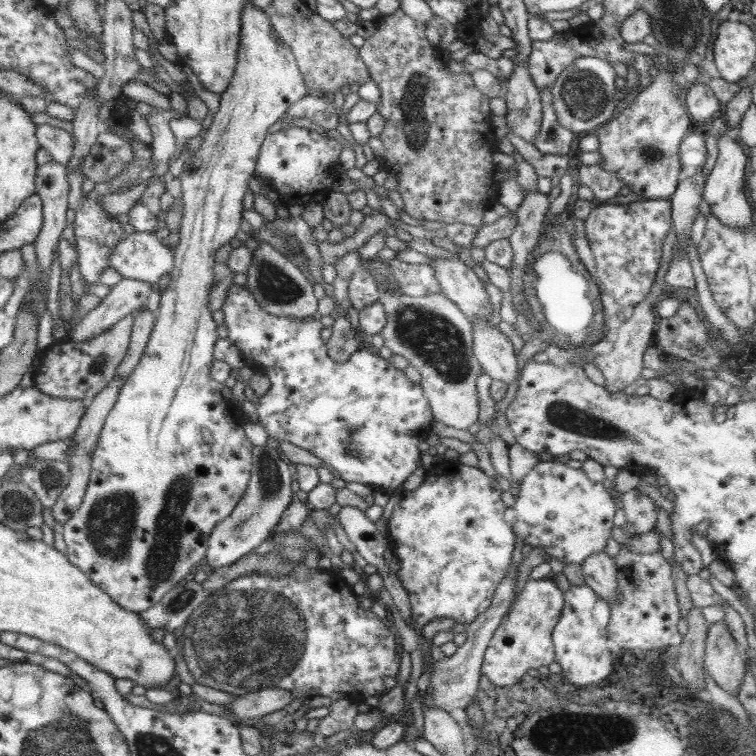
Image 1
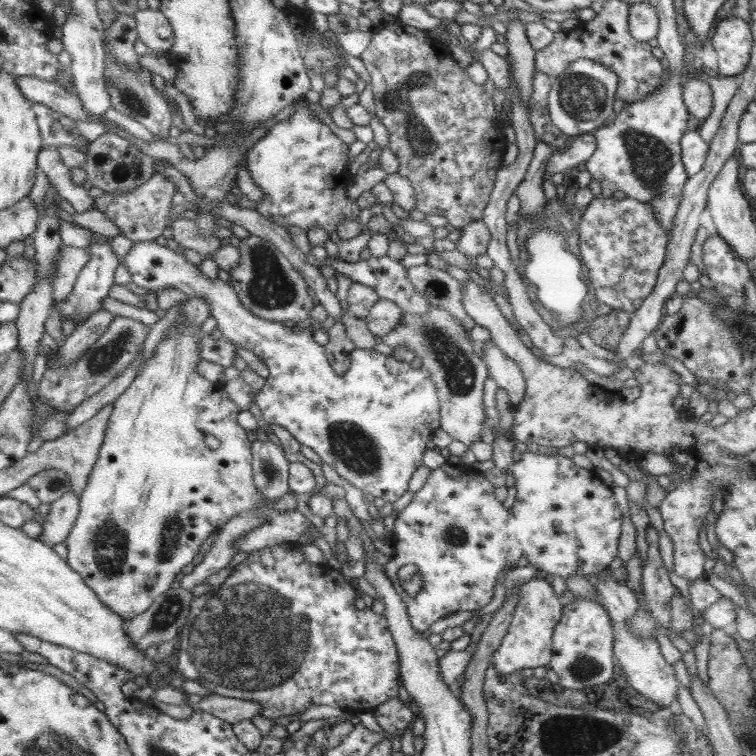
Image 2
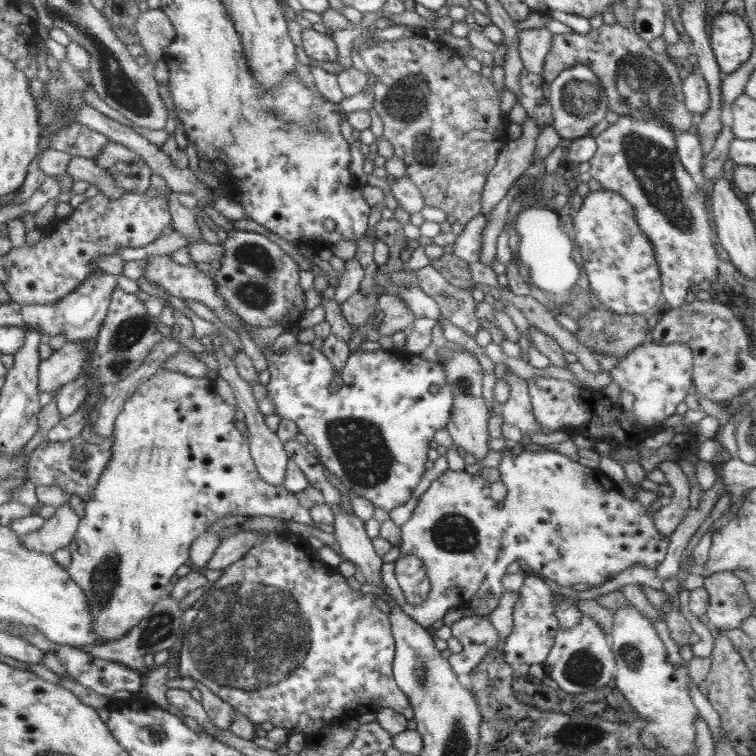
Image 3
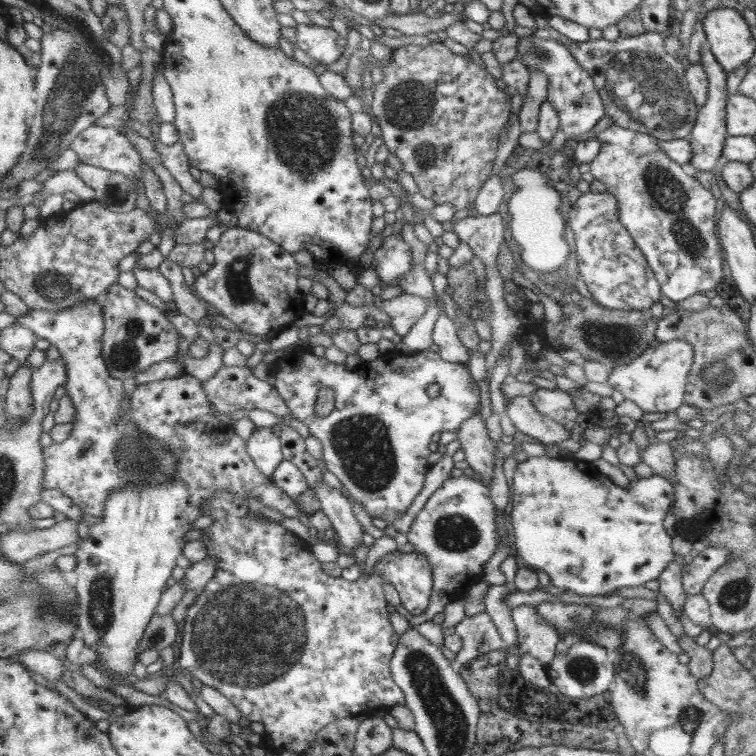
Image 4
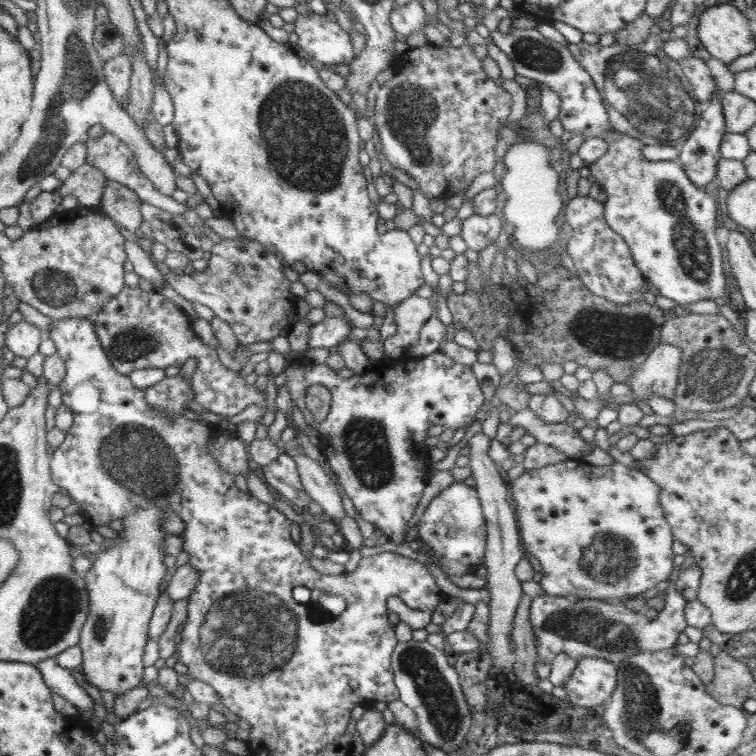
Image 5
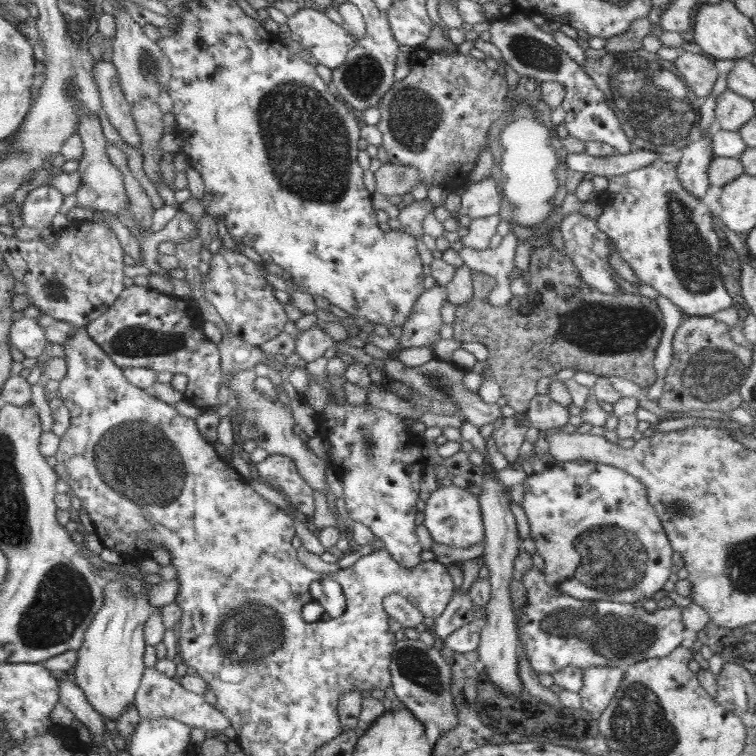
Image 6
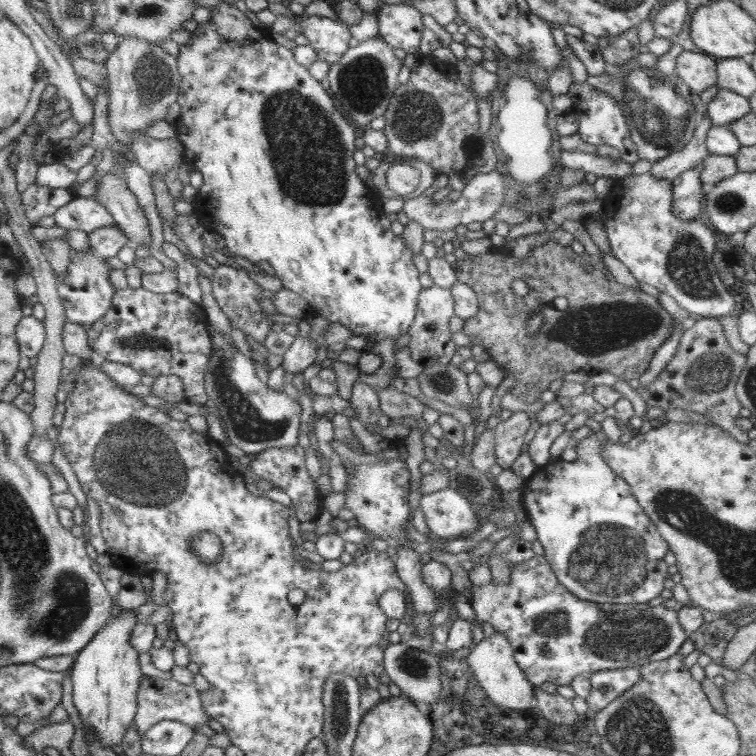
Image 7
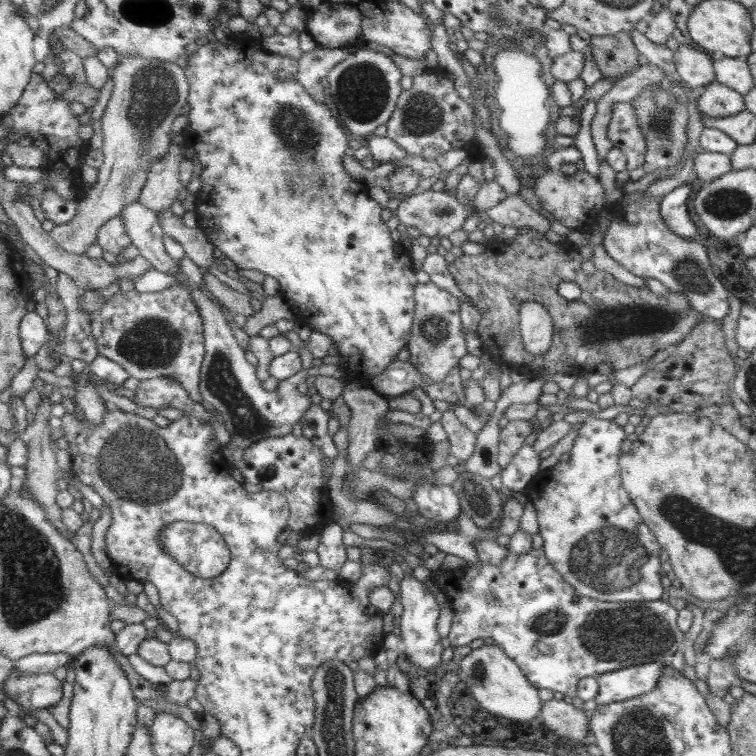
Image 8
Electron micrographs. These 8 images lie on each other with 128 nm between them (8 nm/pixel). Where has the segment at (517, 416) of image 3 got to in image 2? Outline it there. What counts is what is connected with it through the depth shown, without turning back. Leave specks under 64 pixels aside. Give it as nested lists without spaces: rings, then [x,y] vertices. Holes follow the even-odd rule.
[[[493,340],[483,343],[482,360],[486,364],[488,374],[494,383],[504,388],[509,394],[512,412],[525,395],[525,383],[518,364],[498,348]]]

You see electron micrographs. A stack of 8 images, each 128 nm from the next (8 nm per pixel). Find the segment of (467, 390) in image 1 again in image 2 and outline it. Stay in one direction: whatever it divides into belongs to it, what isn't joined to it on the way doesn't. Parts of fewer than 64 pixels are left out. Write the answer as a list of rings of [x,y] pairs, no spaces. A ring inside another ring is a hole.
[[[428,304],[428,311],[424,315],[402,311],[399,325],[385,334],[382,340],[393,349],[406,346],[414,350],[415,356],[421,359],[422,368],[428,370],[439,396],[440,428],[454,440],[468,446],[473,442],[480,442],[480,435],[485,427],[483,386],[489,374],[486,364],[474,354],[469,331],[453,314],[434,304]]]

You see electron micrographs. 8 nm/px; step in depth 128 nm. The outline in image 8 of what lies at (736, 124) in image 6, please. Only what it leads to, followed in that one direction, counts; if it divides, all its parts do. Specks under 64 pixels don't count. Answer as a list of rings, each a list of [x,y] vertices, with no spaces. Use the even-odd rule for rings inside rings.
[[[711,82],[697,99],[697,109],[712,118],[724,118],[745,109],[743,95],[729,86]]]

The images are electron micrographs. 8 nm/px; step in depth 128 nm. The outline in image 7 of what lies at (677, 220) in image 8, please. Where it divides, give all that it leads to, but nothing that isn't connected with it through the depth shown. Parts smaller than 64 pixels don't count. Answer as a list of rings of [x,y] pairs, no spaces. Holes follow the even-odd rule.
[[[701,166],[682,172],[672,181],[673,213],[684,221],[697,218],[702,210]]]

